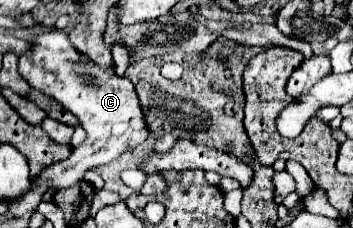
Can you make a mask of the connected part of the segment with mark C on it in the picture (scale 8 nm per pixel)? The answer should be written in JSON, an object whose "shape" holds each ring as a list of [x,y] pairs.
{"shape":[[[43,34],[37,40],[33,40],[33,50],[19,56],[19,74],[31,84],[31,88],[51,96],[53,100],[63,104],[63,108],[73,112],[79,118],[81,126],[87,130],[87,140],[81,146],[77,146],[67,160],[55,162],[55,164],[47,166],[47,170],[43,170],[43,174],[39,174],[39,178],[31,178],[31,188],[35,188],[39,184],[47,184],[53,190],[71,188],[81,182],[85,172],[89,172],[91,168],[109,164],[111,160],[119,158],[129,148],[135,148],[137,144],[145,142],[151,134],[145,114],[143,114],[143,108],[139,104],[135,86],[131,86],[131,80],[127,76],[117,76],[117,72],[113,68],[103,68],[97,62],[89,62],[89,58],[85,54],[79,54],[75,48],[71,48],[67,34]]]}

